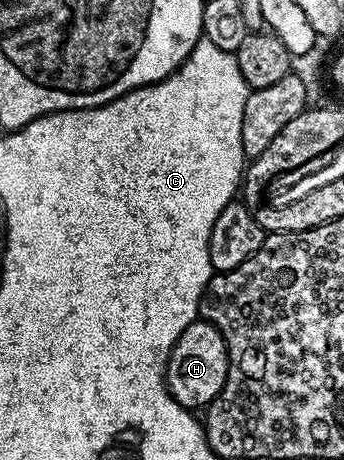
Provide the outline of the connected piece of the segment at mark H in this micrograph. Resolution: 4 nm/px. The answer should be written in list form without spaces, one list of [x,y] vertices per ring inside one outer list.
[[[197,319],[181,331],[177,343],[173,343],[171,354],[167,360],[167,390],[181,403],[181,407],[193,410],[207,408],[213,399],[225,387],[225,379],[229,371],[227,344],[211,321]]]

